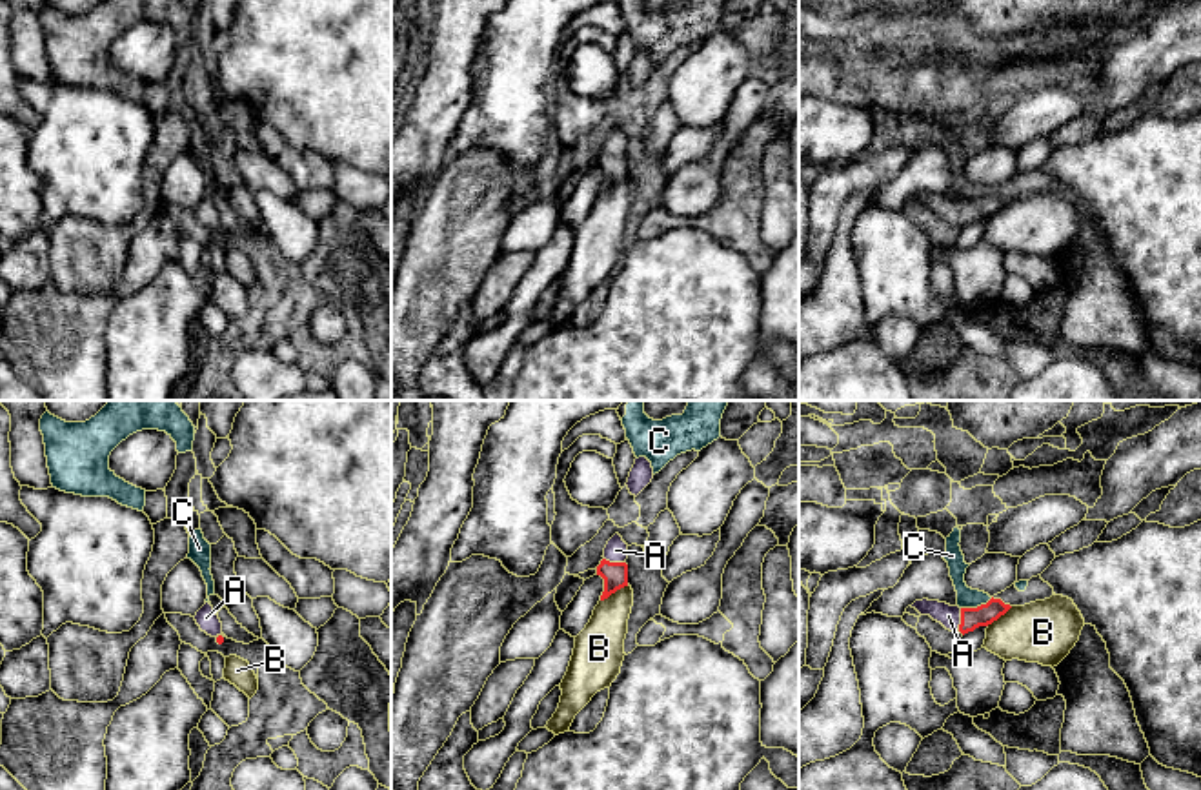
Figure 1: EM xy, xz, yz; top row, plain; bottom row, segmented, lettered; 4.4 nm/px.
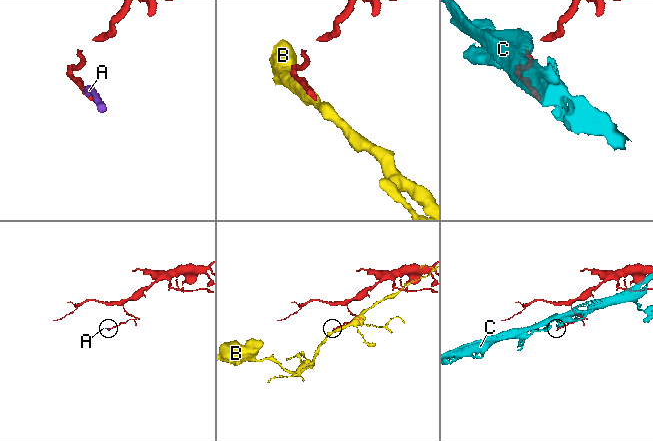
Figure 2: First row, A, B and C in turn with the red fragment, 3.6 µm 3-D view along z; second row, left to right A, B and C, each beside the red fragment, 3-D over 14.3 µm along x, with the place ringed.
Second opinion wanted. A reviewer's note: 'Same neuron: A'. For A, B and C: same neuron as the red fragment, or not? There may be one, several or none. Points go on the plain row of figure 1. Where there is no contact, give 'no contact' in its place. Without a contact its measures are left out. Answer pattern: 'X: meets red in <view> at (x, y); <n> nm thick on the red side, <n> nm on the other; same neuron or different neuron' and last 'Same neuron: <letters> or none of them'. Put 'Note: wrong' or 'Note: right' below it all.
A: meets red in yz at (961, 212); 100 nm thick on the red side, 100 nm on the other; same neuron
B: meets red in xz at (614, 184); 110 nm thick on the red side, 220 nm on the other; different neuron
C: meets red in yz at (978, 199); 100 nm thick on the red side, 90 nm on the other; different neuron
Same neuron: A
Note: right

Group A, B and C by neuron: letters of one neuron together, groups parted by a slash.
A / B / C

